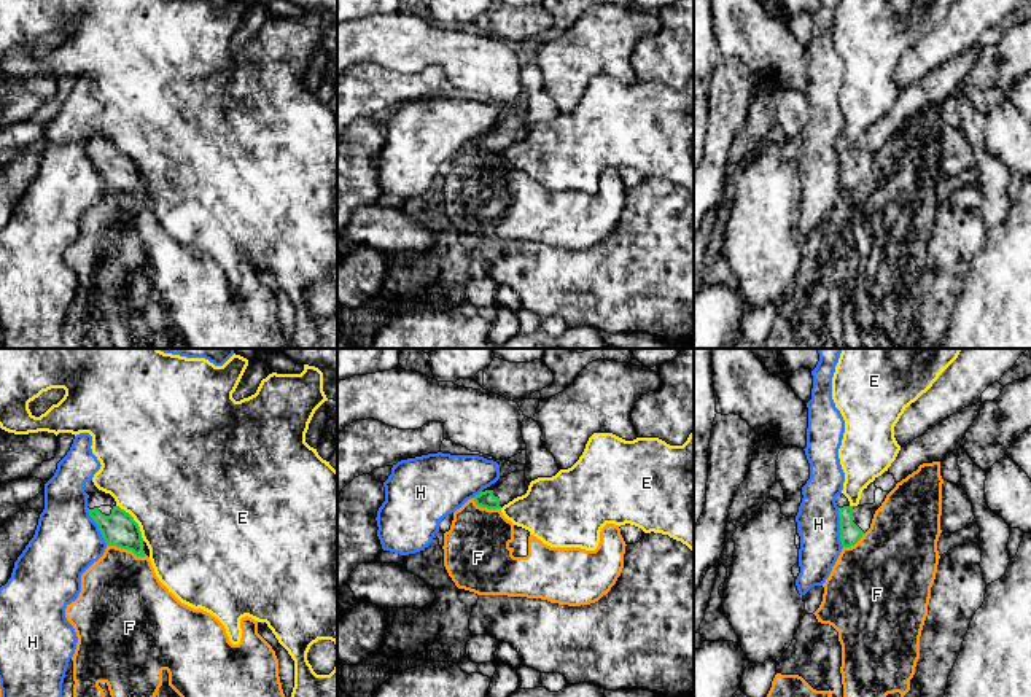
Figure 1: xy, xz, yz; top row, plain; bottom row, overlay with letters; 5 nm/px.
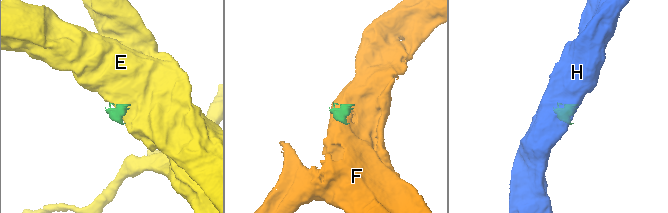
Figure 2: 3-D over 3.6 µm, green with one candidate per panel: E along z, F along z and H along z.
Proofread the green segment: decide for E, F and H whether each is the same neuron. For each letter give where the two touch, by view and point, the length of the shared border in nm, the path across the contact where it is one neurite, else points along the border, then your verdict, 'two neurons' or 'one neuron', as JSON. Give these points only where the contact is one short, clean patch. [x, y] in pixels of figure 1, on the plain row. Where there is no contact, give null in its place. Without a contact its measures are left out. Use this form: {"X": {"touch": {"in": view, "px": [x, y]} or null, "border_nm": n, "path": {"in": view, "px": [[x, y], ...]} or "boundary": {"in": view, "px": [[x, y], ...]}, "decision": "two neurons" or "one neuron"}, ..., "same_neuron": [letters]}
{"E": {"touch": {"in": "xy", "px": [134, 164]}, "border_nm": 240, "boundary": {"in": "xy", "px": [[116, 148], [132, 161], [143, 183]]}, "decision": "two neurons"}, "F": {"touch": {"in": "xy", "px": [126, 191]}, "border_nm": 200, "boundary": {"in": "xy", "px": [[107, 188], [145, 199]]}, "decision": "two neurons"}, "H": {"touch": {"in": "yz", "px": [840, 171]}, "border_nm": 200, "decision": "two neurons"}, "same_neuron": []}

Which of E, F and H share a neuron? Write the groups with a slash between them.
E / F / H

